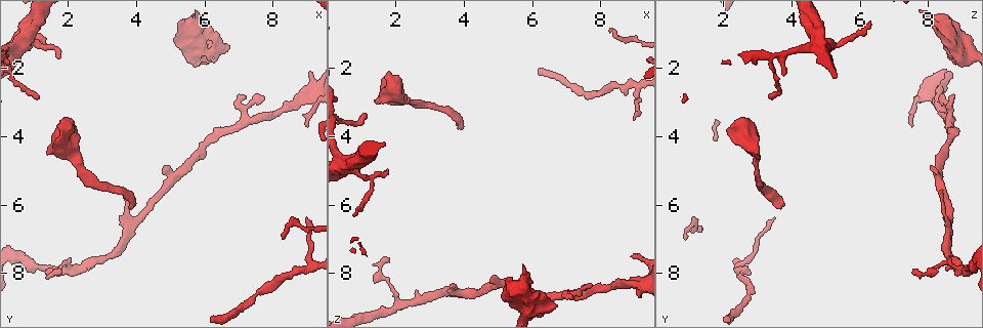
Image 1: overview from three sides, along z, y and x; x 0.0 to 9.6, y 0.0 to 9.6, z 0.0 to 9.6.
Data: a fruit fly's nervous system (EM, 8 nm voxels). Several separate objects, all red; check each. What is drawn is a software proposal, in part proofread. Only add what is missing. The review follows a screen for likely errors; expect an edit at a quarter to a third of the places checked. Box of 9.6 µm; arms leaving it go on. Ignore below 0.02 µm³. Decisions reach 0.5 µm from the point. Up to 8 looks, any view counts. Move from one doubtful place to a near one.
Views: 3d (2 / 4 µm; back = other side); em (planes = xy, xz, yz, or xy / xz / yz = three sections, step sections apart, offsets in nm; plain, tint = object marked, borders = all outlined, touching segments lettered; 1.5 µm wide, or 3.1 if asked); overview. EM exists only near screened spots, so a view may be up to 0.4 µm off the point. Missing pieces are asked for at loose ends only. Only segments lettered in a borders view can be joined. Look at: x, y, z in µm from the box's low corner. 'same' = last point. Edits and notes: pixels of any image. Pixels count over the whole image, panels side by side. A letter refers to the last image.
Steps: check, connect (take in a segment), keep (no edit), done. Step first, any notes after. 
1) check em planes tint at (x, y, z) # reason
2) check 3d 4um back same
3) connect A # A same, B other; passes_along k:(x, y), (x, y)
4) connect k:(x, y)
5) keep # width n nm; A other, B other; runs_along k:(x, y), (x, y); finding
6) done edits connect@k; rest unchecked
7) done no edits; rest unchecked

check em xz step 8 borders at (9.15, 2.15, 8.70) # free end

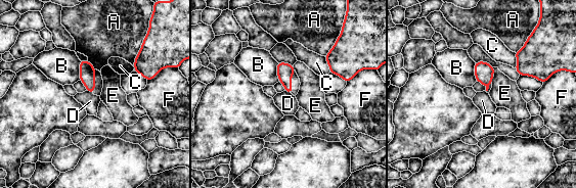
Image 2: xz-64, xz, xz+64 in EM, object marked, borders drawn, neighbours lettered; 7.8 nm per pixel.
check em planes borders same

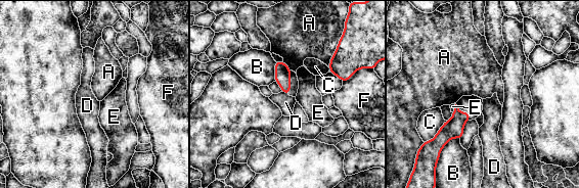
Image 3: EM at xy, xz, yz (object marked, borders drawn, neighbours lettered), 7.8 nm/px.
keep # A other, B other, C other, D other, E other, F other; border 3:(339, 42), (328, 66); none of them fits

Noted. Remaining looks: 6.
check em planes borders at (6.10, 1.95, 8.75) # thick end

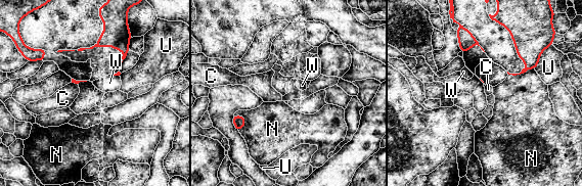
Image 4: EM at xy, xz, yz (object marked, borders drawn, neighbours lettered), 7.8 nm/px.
keep # C other, N other, U other, W other; border 4:(542, 53), (535, 70); none of them fits

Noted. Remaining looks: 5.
check em planes tint at (1.85, 3.50, 2.40) # thick end

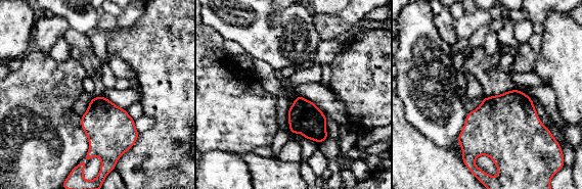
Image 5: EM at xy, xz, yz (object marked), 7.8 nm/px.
check em planes borders same # what lies round it

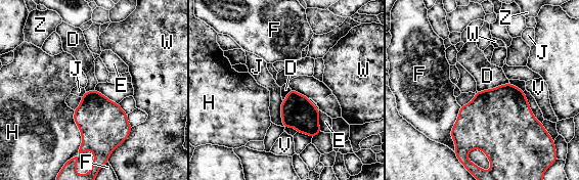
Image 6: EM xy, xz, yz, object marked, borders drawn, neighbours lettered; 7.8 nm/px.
keep # width 240 nm; D other, E other, F other, H other, J other, V other, W other, Z other; border 6:(508, 82), (478, 92); none of them fits

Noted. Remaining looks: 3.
done no edits; rest unchecked

